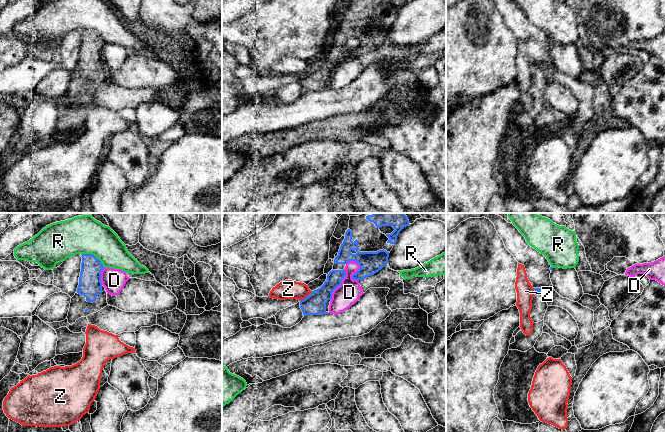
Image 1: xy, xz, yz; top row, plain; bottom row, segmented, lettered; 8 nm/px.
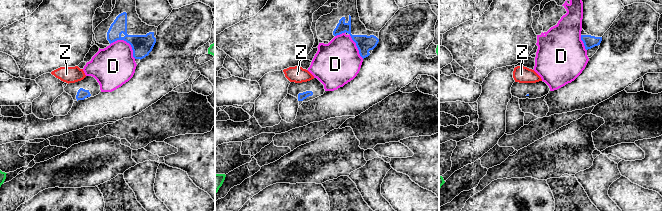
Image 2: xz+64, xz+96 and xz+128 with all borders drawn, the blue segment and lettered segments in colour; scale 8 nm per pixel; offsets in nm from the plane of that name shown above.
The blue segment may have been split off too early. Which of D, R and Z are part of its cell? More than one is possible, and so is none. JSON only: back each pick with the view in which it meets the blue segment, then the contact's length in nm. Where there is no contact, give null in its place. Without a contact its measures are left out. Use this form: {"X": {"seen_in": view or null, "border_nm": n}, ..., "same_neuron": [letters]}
{"same_neuron": []}

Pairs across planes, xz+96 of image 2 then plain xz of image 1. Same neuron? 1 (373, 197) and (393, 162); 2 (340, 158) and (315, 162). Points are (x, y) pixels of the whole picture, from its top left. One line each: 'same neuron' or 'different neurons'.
1: different neurons
2: same neuron

